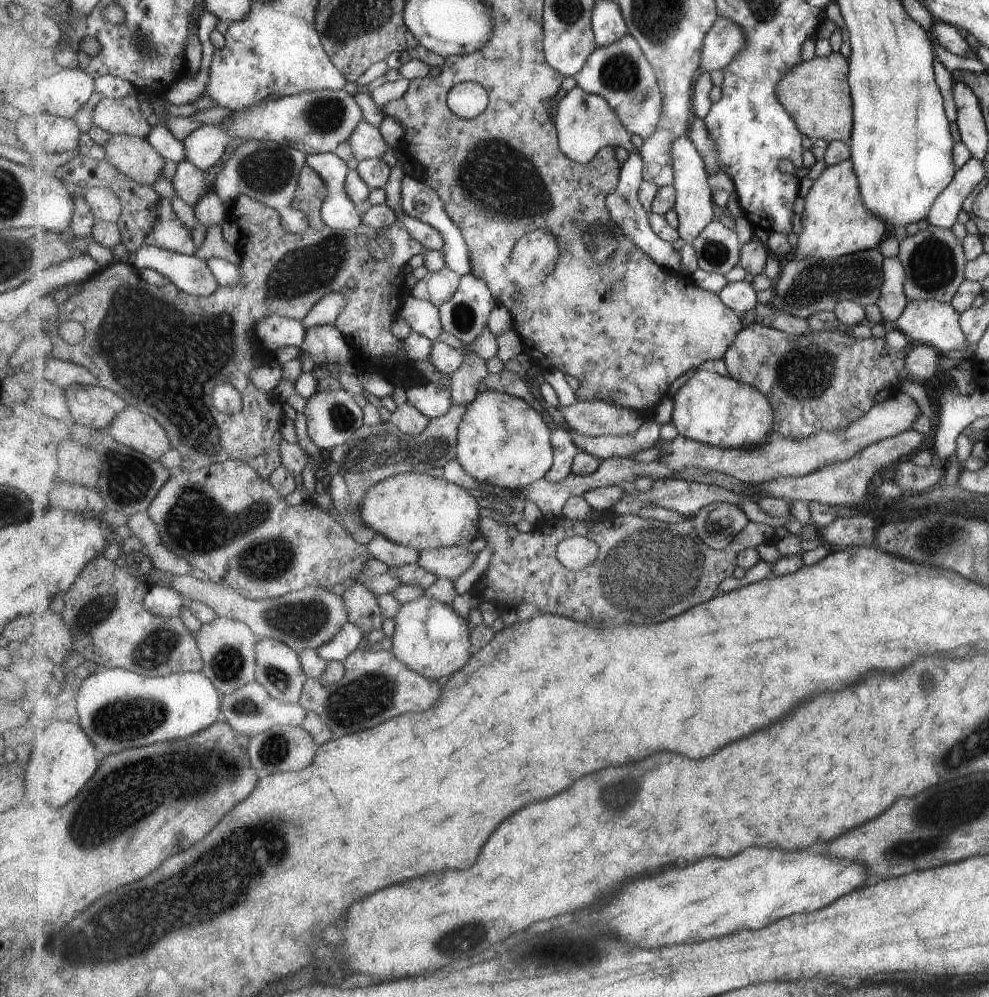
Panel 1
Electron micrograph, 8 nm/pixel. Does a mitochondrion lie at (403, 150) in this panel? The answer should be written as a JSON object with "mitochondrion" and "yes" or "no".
{"mitochondrion":"no"}

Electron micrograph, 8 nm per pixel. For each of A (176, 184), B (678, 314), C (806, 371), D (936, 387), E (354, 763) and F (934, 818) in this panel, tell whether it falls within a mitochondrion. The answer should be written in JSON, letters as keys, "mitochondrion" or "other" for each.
{"A":"other","B":"other","C":"mitochondrion","D":"other","E":"other","F":"mitochondrion"}

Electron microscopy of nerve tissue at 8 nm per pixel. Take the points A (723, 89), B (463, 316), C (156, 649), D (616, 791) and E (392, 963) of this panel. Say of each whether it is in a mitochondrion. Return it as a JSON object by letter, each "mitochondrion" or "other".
{"A":"other","B":"mitochondrion","C":"mitochondrion","D":"mitochondrion","E":"other"}

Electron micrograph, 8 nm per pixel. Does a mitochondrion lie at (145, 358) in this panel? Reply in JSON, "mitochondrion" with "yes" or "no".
{"mitochondrion":"yes"}

